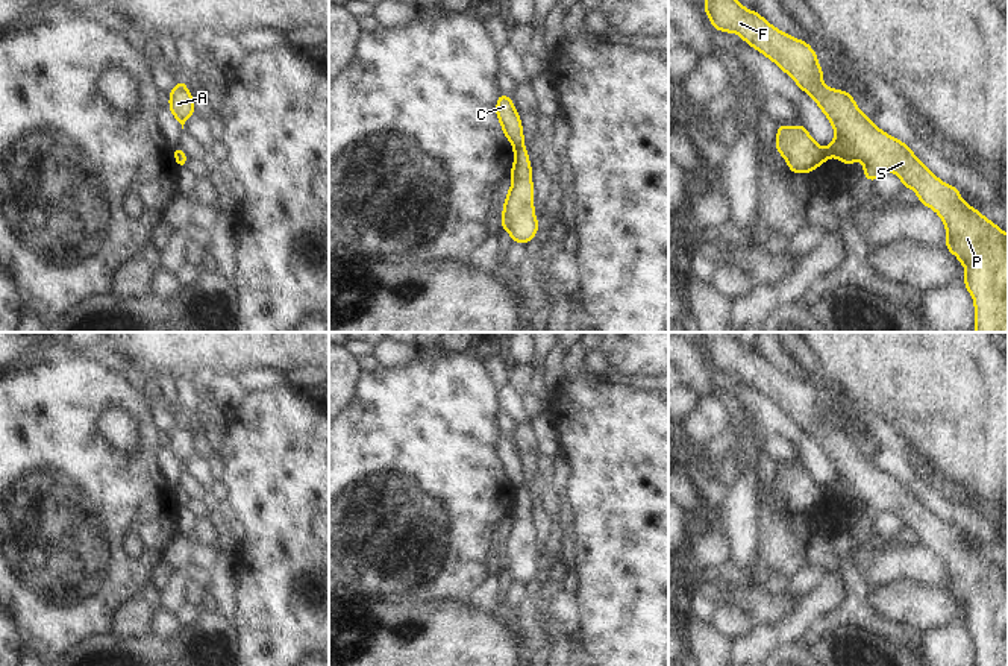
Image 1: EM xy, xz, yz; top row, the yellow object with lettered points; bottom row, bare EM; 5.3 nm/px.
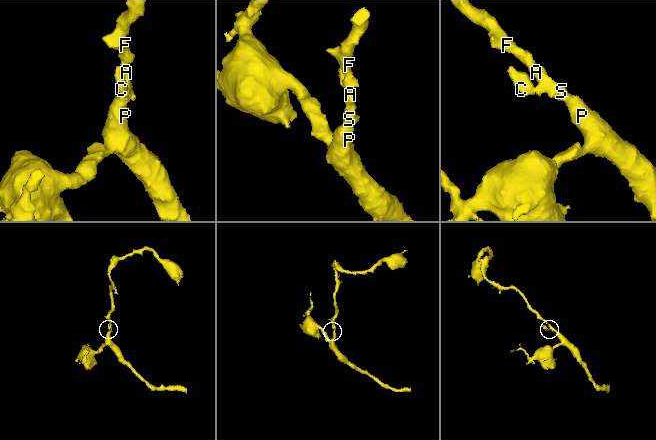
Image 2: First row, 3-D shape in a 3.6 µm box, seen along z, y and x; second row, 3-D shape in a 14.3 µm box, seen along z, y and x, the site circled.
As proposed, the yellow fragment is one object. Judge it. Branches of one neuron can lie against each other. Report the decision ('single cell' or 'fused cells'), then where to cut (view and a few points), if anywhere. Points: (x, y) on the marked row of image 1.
fused cells; cut xz (522, 144), (514, 150)

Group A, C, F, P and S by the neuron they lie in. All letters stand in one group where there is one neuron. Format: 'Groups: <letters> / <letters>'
Groups: A F P S / C

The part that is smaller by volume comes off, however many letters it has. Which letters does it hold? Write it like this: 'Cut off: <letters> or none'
Cut off: C

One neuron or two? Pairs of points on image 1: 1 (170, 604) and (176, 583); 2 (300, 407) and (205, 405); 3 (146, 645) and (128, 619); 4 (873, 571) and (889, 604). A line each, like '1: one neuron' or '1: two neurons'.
1: one neuron
2: two neurons
3: two neurons
4: two neurons

